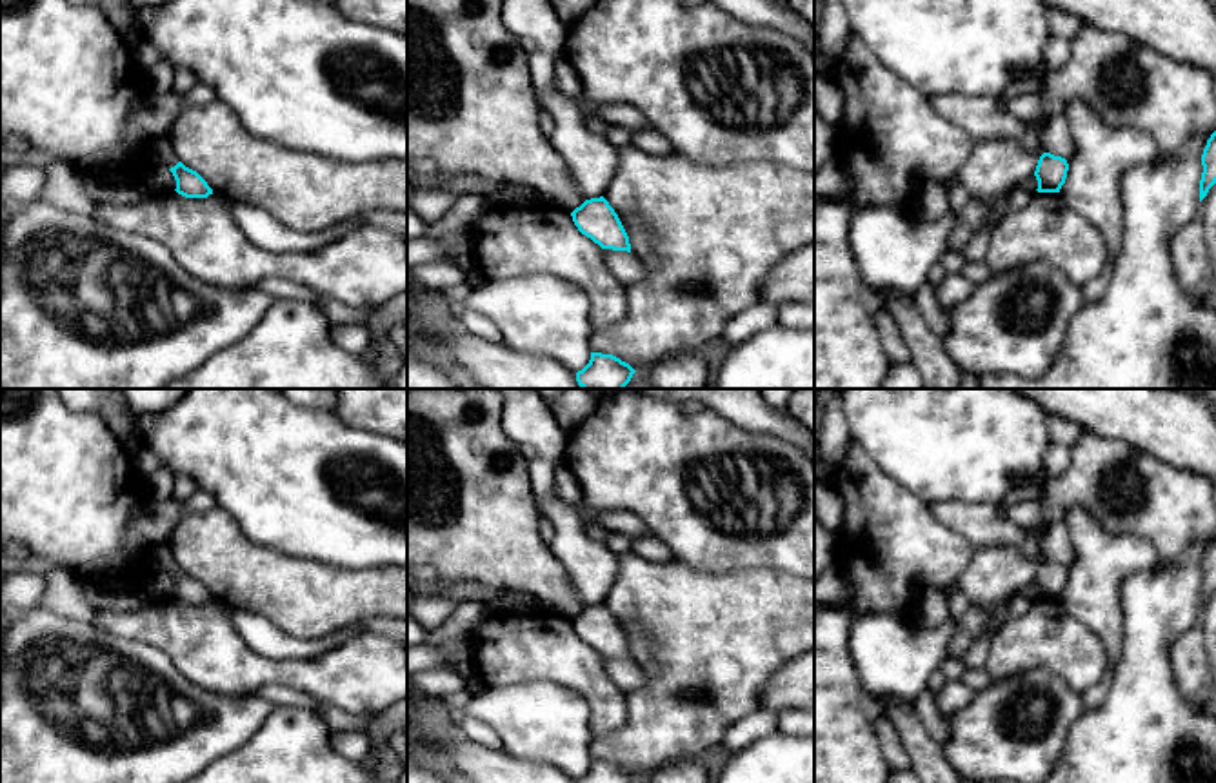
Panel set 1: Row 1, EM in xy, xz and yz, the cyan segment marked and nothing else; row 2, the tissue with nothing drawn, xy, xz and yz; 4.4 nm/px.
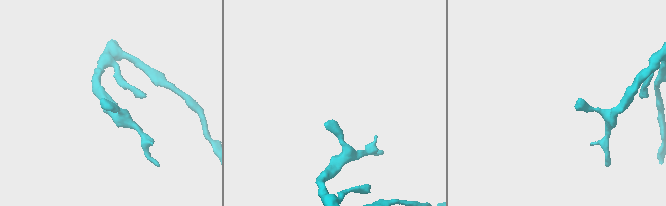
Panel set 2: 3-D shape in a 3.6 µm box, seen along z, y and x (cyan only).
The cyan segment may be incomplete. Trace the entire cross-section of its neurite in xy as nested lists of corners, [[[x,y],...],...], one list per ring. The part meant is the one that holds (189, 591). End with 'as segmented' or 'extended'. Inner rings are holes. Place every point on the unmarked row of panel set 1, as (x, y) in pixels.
[[[178,569],[174,574],[169,576],[176,587],[176,600],[185,605],[207,605],[213,601],[213,596],[207,589],[193,576],[185,574]]]; as segmented

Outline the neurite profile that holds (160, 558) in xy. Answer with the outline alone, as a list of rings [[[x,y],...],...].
[[[167,543],[153,545],[147,554],[151,572],[174,574],[180,567]]]

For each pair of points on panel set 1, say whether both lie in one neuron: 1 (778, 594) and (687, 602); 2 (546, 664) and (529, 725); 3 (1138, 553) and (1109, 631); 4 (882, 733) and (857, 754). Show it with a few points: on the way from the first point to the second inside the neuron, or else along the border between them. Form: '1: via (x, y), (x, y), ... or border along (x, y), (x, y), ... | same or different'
1: via (757, 602), (709, 602) | same
2: border along (498, 685), (555, 682), (580, 696) | different
3: via (1118, 573), (1109, 582), (1109, 611) | same
4: border along (869, 723), (882, 756), (889, 763) | different

